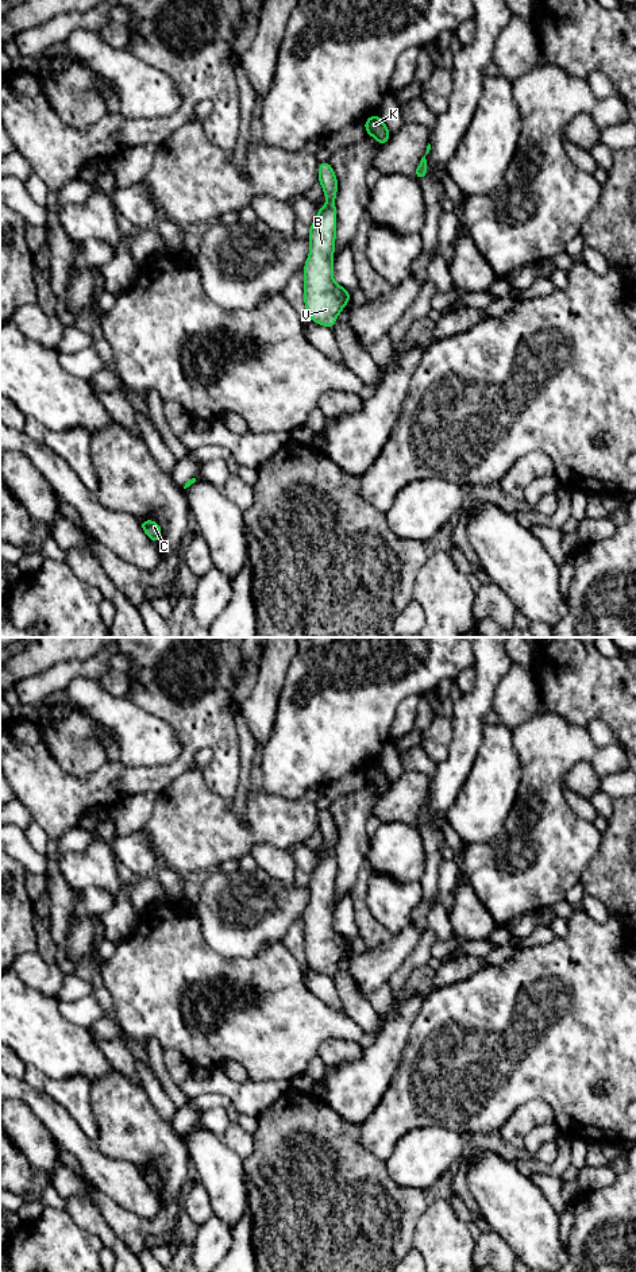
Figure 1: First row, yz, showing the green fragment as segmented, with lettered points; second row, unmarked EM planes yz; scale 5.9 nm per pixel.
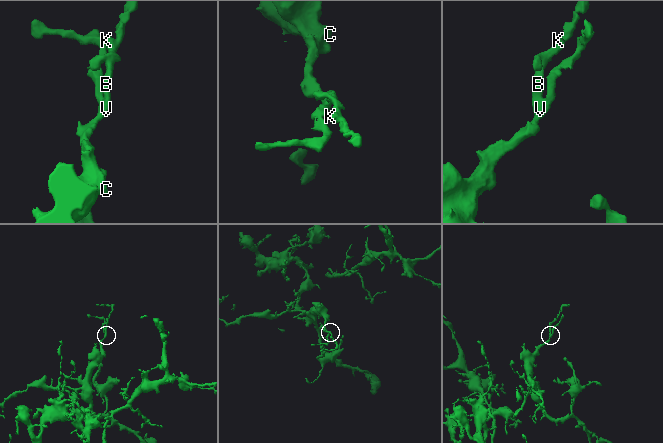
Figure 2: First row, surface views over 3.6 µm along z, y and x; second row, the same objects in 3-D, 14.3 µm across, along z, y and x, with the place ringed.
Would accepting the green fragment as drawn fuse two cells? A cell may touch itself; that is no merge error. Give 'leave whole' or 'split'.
leave whole

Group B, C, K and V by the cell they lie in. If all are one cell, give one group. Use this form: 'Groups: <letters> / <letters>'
Groups: B C K V

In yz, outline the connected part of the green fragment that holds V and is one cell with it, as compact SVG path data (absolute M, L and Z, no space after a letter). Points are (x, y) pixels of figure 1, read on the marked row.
M328 161L319 162L317 173L327 205L316 207L316 220L309 226L311 253L304 265L304 301L307 315L313 323L332 329L340 311L350 302L351 292L339 286L332 278L338 223L336 174Z

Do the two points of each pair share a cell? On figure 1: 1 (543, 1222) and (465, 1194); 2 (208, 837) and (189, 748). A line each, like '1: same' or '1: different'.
1: different
2: different

